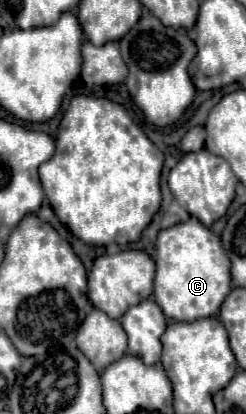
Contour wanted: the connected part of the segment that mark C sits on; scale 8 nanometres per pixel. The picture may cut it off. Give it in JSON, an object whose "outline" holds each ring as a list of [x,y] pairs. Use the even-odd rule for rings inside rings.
{"outline":[[[196,218],[166,228],[156,242],[156,278],[154,300],[162,306],[168,320],[194,322],[216,316],[226,294],[230,292],[230,260],[222,250],[222,240]]]}

